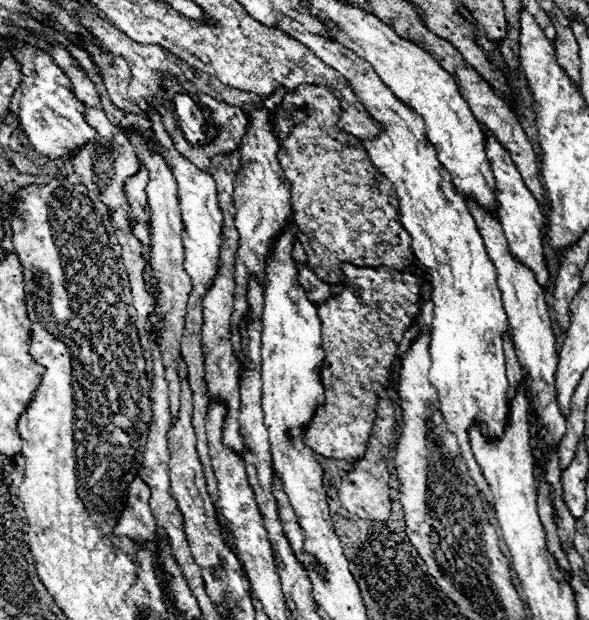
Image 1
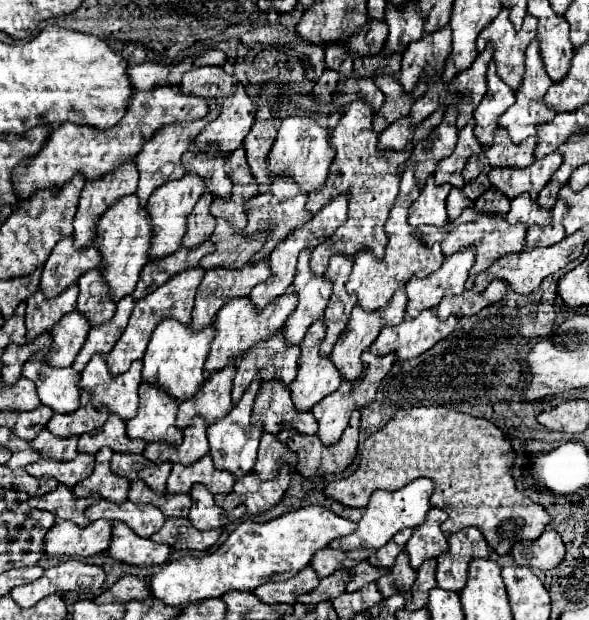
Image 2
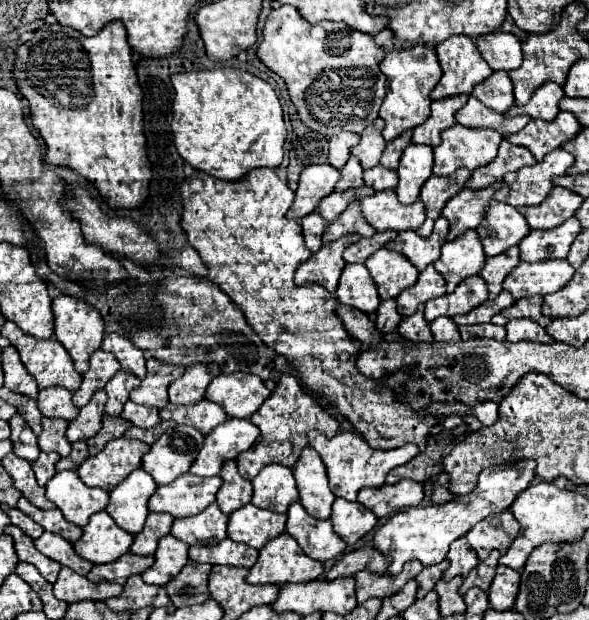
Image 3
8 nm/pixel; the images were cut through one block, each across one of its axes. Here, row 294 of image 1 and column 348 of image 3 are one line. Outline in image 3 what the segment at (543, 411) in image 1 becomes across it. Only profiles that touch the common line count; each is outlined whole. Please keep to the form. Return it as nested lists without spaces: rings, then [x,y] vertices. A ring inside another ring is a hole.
[[[336,498],[334,506],[332,506],[332,526],[334,532],[346,542],[346,544],[354,544],[358,542],[364,534],[368,534],[374,526],[376,526],[376,516],[364,508],[358,502],[348,502],[348,500],[340,500]]]

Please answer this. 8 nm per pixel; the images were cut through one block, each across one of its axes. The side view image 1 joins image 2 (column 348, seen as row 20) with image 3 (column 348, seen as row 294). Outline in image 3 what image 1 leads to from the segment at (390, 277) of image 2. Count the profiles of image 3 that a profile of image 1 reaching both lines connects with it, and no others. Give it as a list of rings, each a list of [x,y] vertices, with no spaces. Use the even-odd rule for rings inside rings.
[[[312,430],[308,434],[308,444],[320,454],[320,458],[322,458],[326,470],[328,470],[330,490],[334,492],[334,496],[350,500],[350,502],[356,500],[360,488],[366,488],[366,486],[380,488],[380,486],[384,486],[386,476],[392,468],[410,462],[418,454],[418,448],[414,444],[406,444],[406,446],[400,446],[400,448],[394,448],[394,450],[384,450],[384,452],[374,450],[374,448],[368,446],[368,442],[360,434],[354,434],[354,432],[340,432],[334,438],[326,438],[322,432]]]

